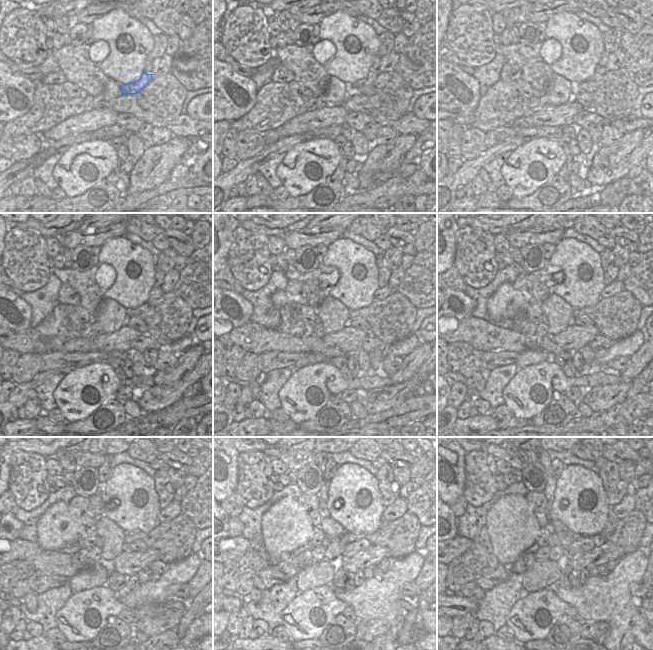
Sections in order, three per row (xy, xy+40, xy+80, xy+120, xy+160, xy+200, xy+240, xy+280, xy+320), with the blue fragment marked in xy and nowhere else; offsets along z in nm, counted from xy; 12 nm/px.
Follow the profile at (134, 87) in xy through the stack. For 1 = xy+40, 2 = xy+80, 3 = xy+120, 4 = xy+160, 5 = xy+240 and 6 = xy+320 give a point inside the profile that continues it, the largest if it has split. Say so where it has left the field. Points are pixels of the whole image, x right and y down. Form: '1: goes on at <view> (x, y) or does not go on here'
1: goes on at xy+40 (372, 75)
2: goes on at xy+80 (600, 71)
3: goes on at xy+120 (155, 293)
4: goes on at xy+160 (381, 293)
5: goes on at xy+240 (172, 510)
6: goes on at xy+320 (628, 503)

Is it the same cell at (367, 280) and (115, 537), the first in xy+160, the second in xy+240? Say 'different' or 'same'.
different

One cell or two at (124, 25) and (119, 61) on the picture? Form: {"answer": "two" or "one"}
{"answer": "one"}

